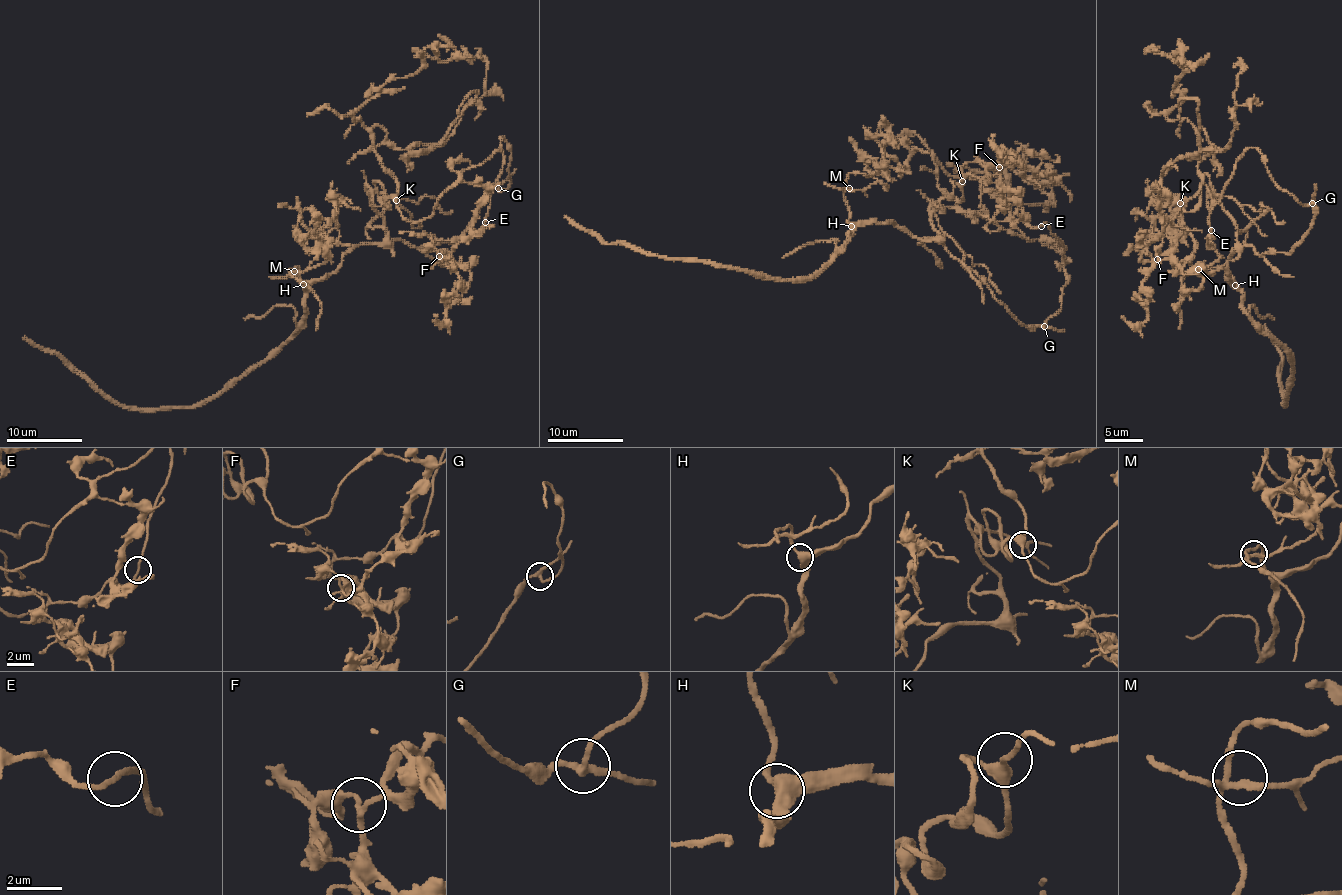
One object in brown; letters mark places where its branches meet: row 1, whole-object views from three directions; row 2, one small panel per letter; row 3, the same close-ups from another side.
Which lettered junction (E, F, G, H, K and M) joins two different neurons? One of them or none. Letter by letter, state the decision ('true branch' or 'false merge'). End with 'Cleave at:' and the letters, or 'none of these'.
E: true branch
F: true branch
G: true branch
H: true branch
K: true branch
M: true branch
Cleave at: none of these

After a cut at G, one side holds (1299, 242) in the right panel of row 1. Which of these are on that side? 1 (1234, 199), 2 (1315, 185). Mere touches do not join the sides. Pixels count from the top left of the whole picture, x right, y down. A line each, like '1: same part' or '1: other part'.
1: same part
2: same part

